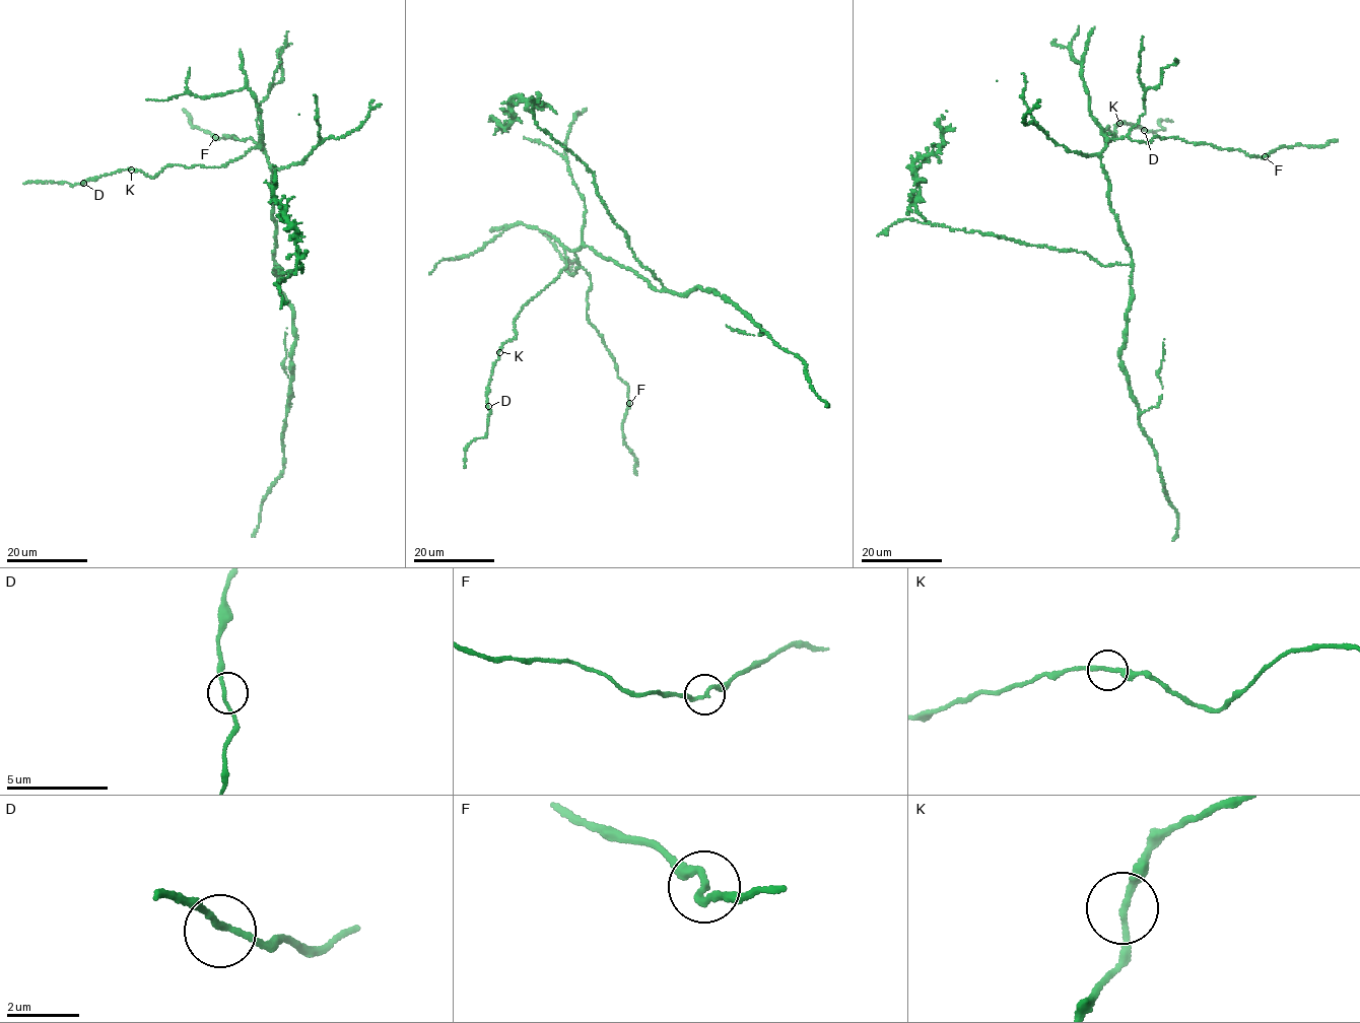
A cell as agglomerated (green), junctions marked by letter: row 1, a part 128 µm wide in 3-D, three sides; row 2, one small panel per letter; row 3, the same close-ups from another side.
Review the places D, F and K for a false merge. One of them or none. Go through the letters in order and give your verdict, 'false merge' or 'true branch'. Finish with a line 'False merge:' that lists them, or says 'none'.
D: true branch
F: true branch
K: true branch
False merge: none

